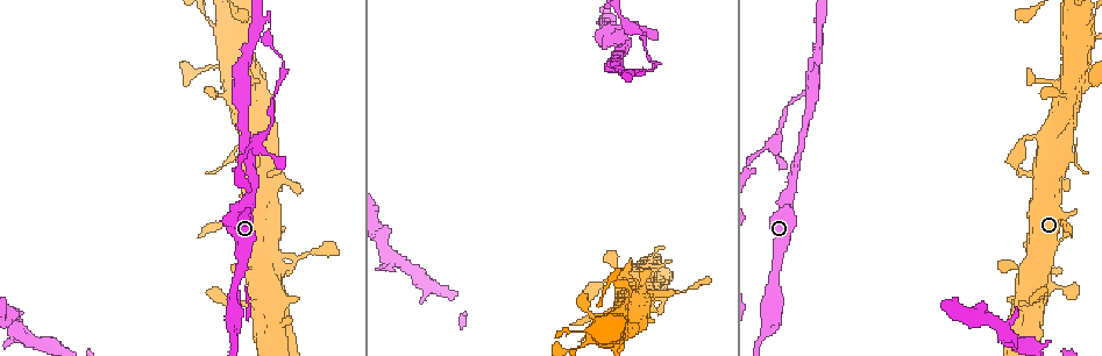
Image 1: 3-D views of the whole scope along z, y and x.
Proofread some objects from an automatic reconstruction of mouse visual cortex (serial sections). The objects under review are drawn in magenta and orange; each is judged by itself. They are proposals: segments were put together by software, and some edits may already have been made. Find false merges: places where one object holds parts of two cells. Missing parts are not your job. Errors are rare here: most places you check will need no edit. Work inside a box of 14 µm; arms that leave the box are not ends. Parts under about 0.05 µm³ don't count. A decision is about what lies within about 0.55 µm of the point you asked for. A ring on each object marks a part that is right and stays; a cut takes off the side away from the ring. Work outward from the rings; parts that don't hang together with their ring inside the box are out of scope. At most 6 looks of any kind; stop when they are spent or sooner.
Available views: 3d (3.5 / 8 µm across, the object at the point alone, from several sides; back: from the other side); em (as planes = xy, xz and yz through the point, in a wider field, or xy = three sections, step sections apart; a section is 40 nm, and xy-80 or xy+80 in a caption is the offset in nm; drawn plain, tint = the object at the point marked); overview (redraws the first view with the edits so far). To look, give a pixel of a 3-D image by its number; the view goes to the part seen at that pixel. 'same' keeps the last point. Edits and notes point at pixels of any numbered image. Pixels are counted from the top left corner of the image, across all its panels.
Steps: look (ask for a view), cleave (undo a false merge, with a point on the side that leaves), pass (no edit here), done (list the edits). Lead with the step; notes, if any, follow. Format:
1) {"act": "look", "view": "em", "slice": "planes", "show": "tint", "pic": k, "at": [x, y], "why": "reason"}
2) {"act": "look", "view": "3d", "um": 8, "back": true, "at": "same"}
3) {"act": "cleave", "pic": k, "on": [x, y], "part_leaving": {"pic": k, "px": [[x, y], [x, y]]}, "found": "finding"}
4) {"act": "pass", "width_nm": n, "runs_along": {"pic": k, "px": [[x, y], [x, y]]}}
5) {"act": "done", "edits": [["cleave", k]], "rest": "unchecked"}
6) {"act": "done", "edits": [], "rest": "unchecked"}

{"act": "look", "view": "3d", "um": 3.5, "pic": 1, "at": [630, 292], "why": "sharp bend"}

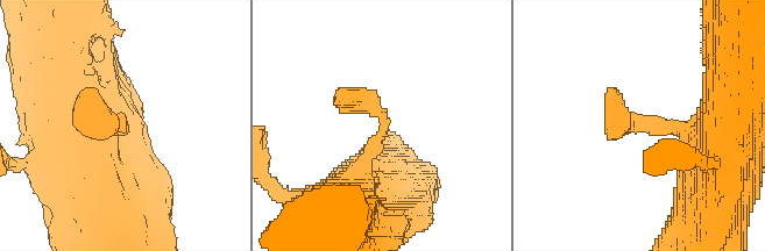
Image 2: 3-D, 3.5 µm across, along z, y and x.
{"act": "look", "view": "em", "slice": "xy", "step": 3, "show": "tint", "pic": 2, "at": [122, 123]}

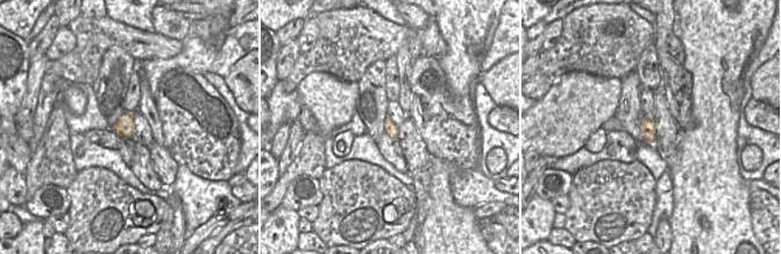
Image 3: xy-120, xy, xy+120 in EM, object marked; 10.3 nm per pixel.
{"act": "pass", "runs_along": {"pic": 2, "px": [[725, 162], [678, 127], [621, 123], [609, 87]]}, "found": "one cell here"}

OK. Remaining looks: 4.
{"act": "look", "view": "em", "slice": "xy", "step": 2, "show": "tint", "pic": 1, "at": [299, 260], "why": "sudden change in width"}

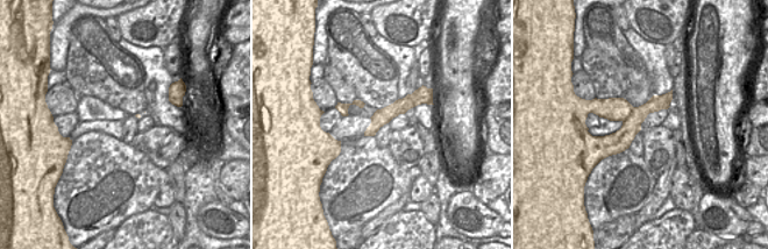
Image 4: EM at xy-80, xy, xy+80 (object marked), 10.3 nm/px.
{"act": "look", "view": "3d", "um": 3.5, "at": "same"}

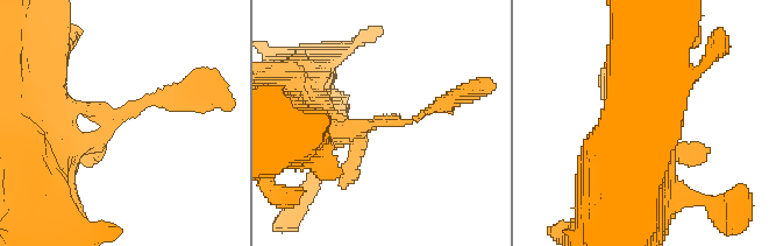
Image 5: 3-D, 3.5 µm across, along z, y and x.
{"act": "pass", "width_nm": 170, "runs_along": {"pic": 4, "px": [[669, 95], [616, 140], [596, 140]]}, "found": "one cell here"}

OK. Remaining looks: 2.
{"act": "done", "edits": [], "rest": "unchecked"}

